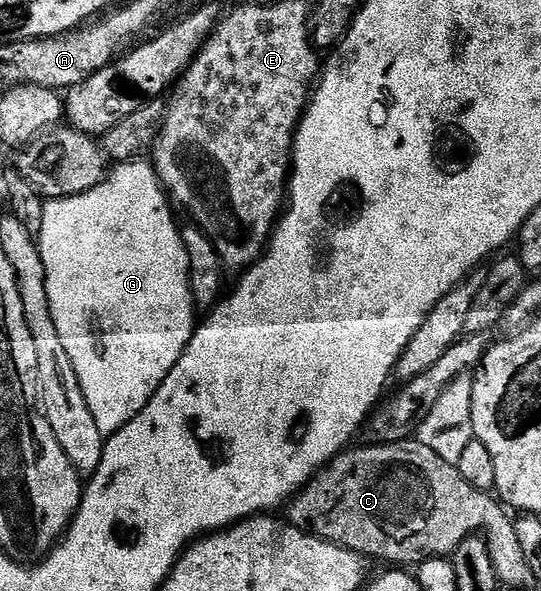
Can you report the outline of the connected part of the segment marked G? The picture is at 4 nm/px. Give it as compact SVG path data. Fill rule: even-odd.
M146 159L119 162L108 171L106 177L93 190L85 190L76 196L66 196L60 200L47 200L43 205L43 217L39 219L37 229L37 243L41 262L45 268L45 294L49 310L53 316L53 326L61 338L61 346L69 356L69 362L79 379L81 394L89 406L89 414L93 414L93 422L97 422L97 430L103 432L104 437L112 436L121 426L125 426L153 398L153 394L165 382L169 370L177 366L185 346L189 342L192 332L197 327L197 310L191 303L191 287L189 286L187 251L183 245L180 225L175 225L175 218L169 197L159 184L154 167Z

